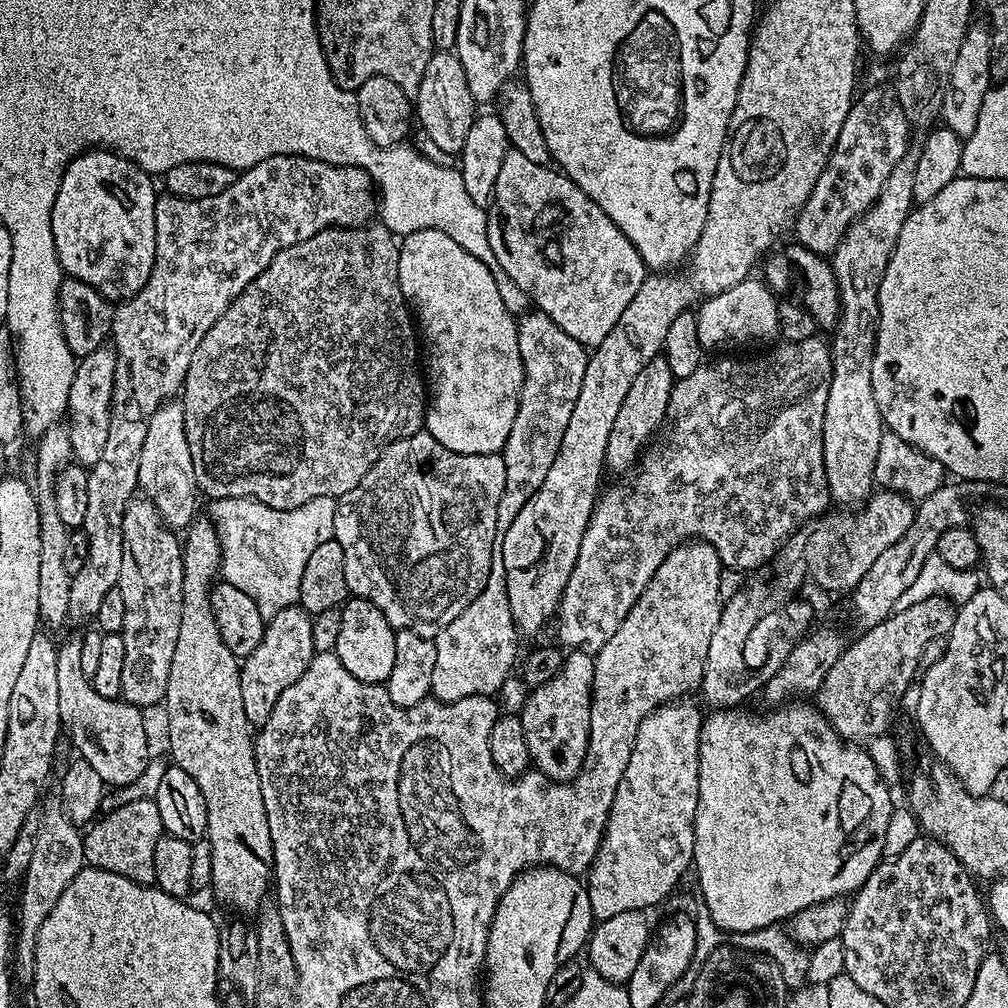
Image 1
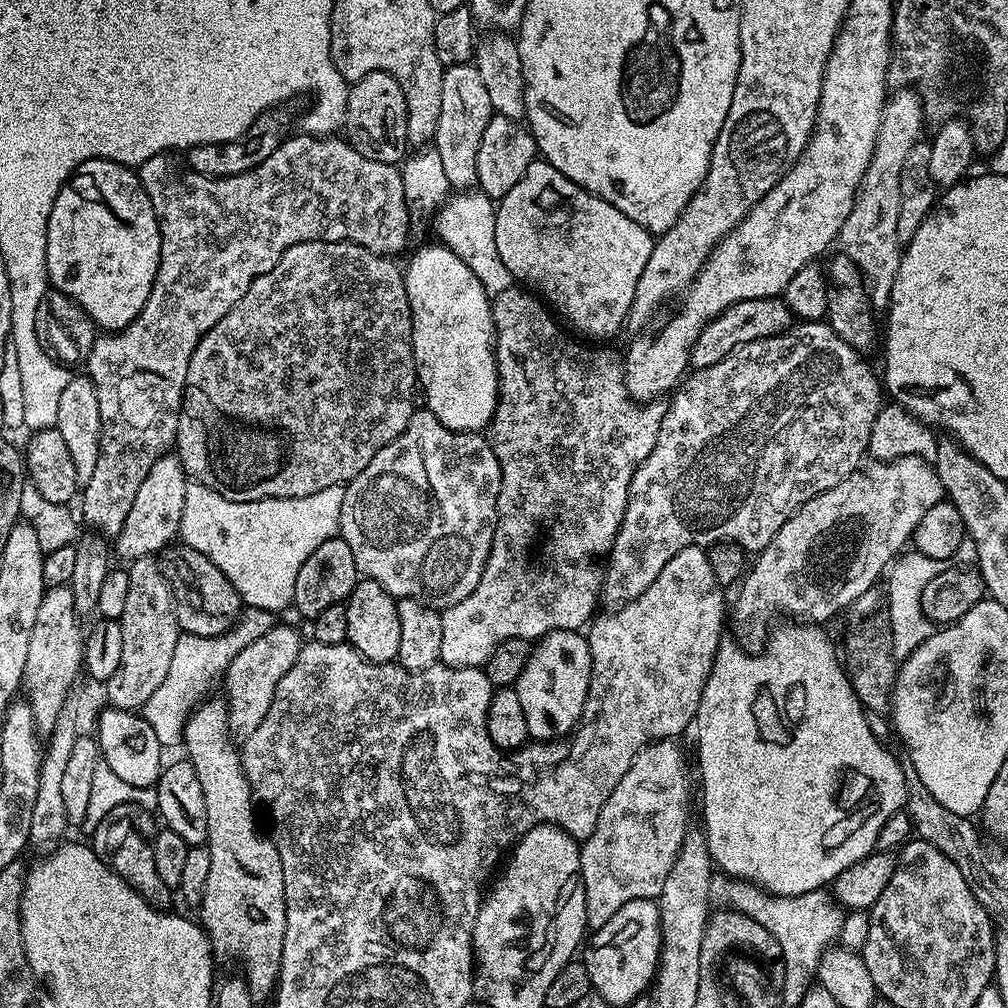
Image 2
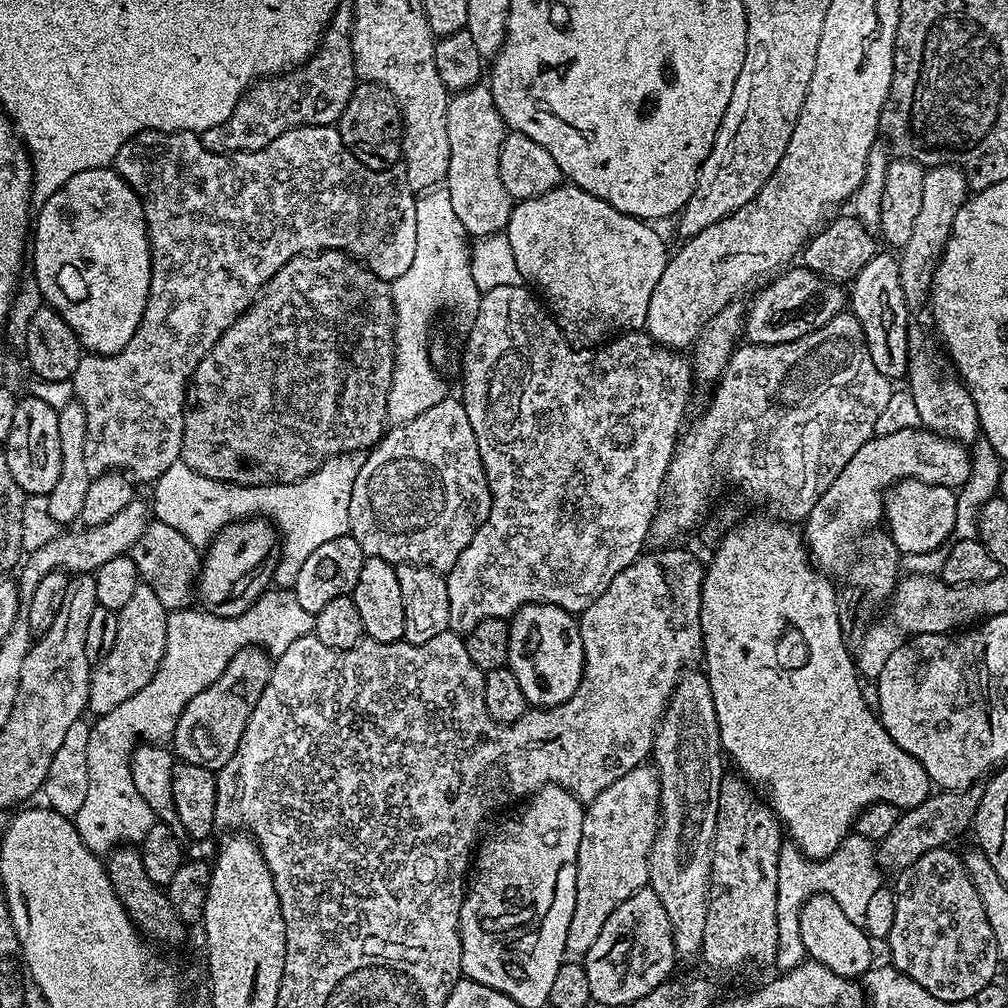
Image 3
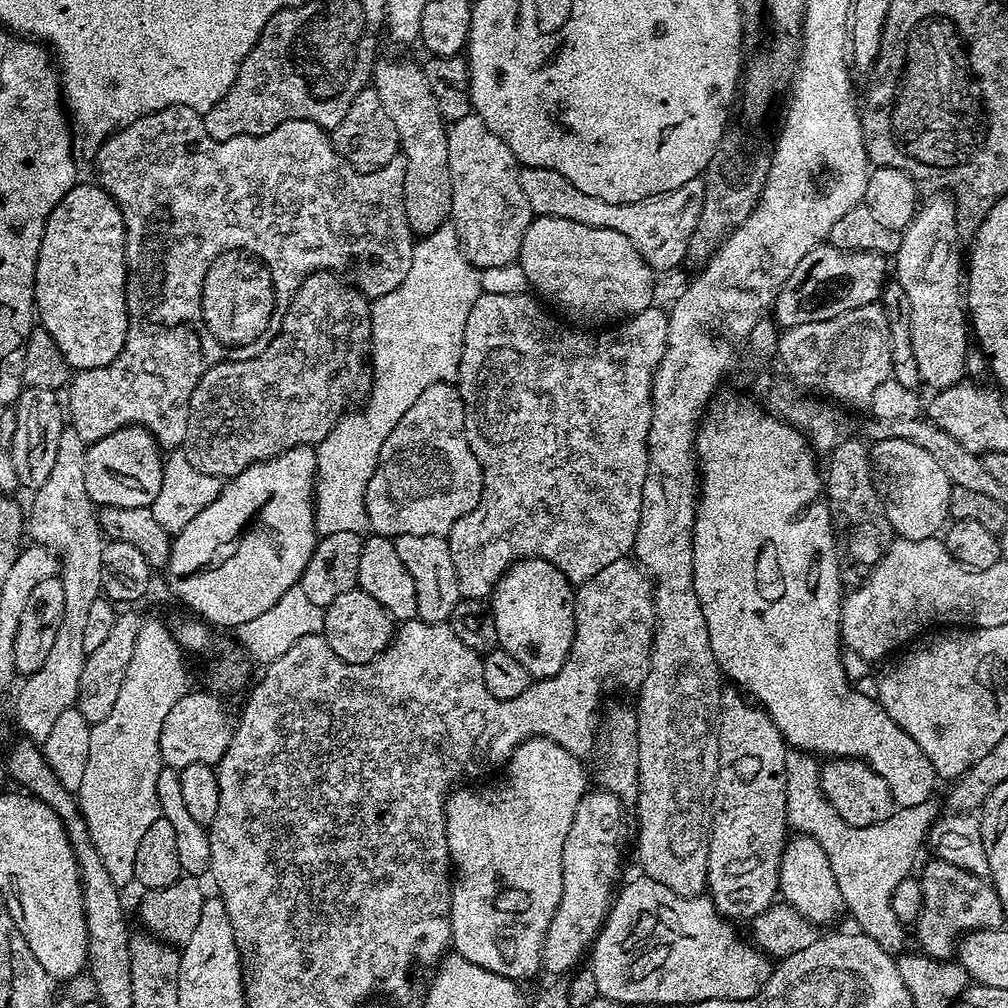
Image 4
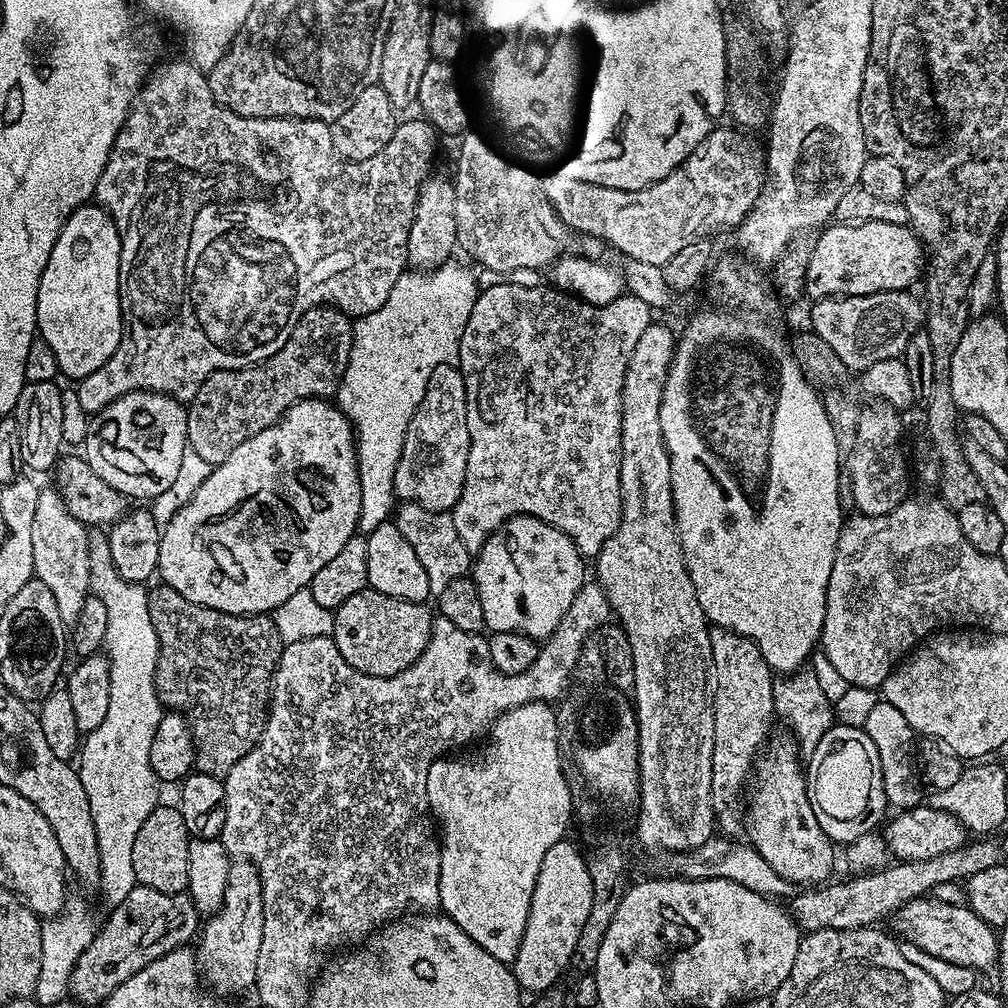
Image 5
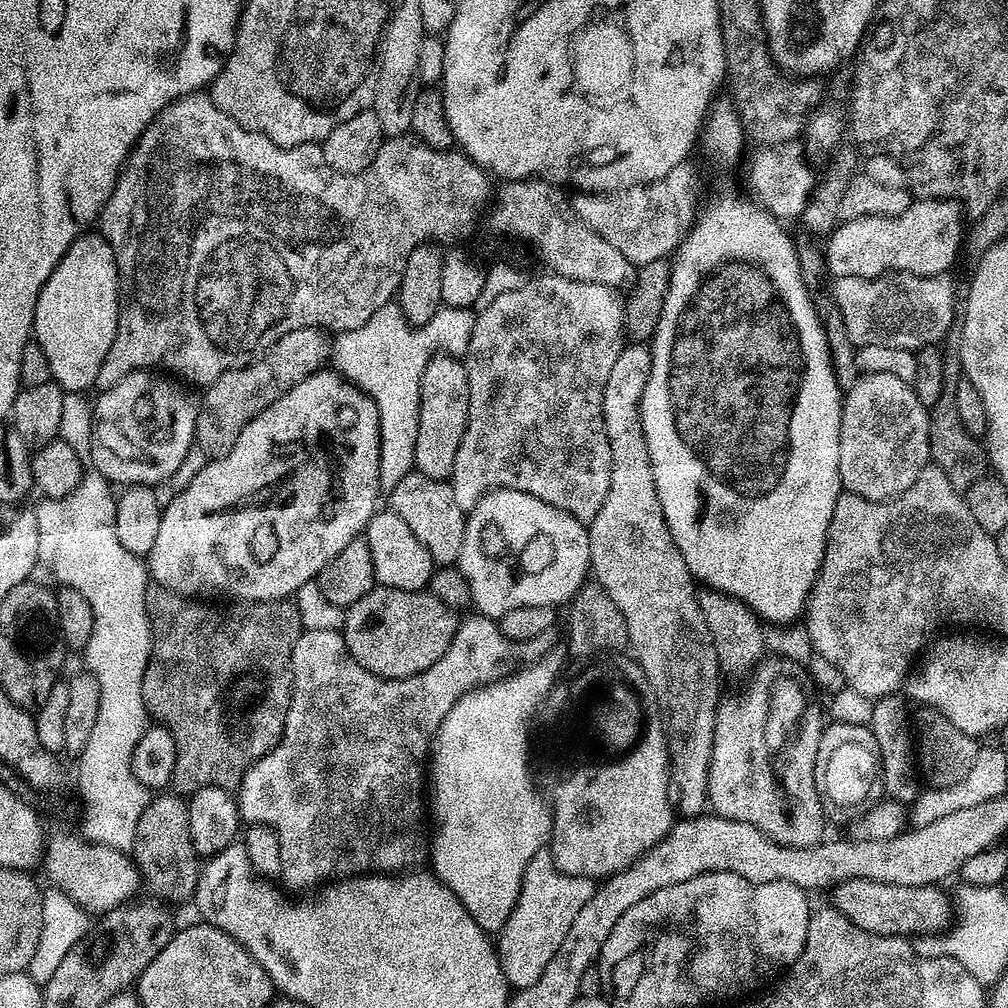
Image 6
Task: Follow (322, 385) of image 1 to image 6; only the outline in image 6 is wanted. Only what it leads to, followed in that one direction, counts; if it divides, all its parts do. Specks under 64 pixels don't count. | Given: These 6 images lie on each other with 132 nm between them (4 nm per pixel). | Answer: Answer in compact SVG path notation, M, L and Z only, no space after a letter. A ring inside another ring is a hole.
M299 328L282 334L282 338L268 345L266 351L257 355L251 364L229 368L203 389L204 397L199 397L195 447L201 448L208 458L230 454L234 442L238 442L249 422L258 418L258 414L262 414L262 410L269 408L275 400L282 398L282 394L298 386L298 382L321 371L329 360L330 340L325 329Z

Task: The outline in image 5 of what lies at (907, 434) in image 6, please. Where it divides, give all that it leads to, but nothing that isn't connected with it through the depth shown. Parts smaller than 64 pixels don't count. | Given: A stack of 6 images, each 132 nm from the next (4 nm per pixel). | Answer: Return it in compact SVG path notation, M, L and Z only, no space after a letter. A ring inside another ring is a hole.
M881 402L872 407L876 408L865 407L861 411L858 438L854 442L854 450L846 456L846 484L852 487L855 511L862 516L890 514L890 510L897 508L910 496L908 456L904 452L896 452L900 448L900 435L904 432L901 413Z

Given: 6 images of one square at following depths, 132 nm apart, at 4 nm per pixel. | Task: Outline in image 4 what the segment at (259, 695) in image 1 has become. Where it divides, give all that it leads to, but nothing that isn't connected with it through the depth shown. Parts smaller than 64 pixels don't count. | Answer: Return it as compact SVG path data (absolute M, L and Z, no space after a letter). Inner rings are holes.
M189 690L174 702L170 714L166 714L160 735L160 758L167 767L179 770L195 764L219 765L232 745L234 716L228 713L227 706L220 701L223 699L215 691L207 691Z

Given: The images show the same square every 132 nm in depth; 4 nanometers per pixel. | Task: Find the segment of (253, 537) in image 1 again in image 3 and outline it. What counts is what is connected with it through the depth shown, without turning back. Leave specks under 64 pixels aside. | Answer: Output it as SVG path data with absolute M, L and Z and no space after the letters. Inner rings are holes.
M345 454L329 456L317 472L312 472L305 480L297 484L227 484L214 478L206 478L198 474L181 458L175 460L161 476L151 485L152 500L150 508L155 519L166 522L166 526L174 526L182 538L191 542L197 550L207 549L212 539L224 529L227 524L235 524L237 520L249 518L267 518L282 537L282 559L277 563L274 580L281 588L291 589L298 578L298 570L302 570L306 558L318 550L330 538L349 535L350 526L350 494L354 490L354 478L358 474L362 460L359 455Z

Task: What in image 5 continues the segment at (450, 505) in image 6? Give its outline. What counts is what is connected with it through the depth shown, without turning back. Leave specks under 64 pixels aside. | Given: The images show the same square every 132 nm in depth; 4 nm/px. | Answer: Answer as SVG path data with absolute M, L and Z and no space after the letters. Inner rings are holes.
M401 503L394 512L394 522L398 530L402 530L406 542L418 554L418 562L426 569L426 578L430 582L433 594L439 594L454 582L454 578L469 575L474 564L473 553L466 550L462 538L458 538L458 530L454 530L454 522L447 512L431 512L417 504Z

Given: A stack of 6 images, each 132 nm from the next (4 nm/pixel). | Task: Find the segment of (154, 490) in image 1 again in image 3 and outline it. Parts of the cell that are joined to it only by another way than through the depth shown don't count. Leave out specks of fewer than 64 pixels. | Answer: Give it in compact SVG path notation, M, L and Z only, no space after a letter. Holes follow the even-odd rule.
M133 498L121 512L114 514L114 518L102 522L96 528L84 528L79 530L80 532L65 531L63 534L59 534L52 541L47 542L46 546L31 552L23 561L22 567L19 569L20 576L18 575L21 601L26 602L32 597L34 586L38 586L38 582L42 582L42 578L46 578L46 574L57 570L79 570L84 574L92 574L102 566L102 562L110 562L110 558L118 558L131 553L134 542L138 542L138 538L142 538L149 523L149 505L145 501L143 504L140 498Z

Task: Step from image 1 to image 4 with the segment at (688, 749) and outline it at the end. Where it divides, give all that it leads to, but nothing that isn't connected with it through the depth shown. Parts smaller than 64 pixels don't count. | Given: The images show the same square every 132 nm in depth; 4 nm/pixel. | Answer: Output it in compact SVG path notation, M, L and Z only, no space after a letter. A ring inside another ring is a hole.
M585 791L578 802L574 822L570 822L570 834L566 834L566 846L562 846L562 898L550 922L550 930L546 930L542 961L545 973L571 973L583 956L585 959L586 953L596 943L596 935L603 928L614 899L616 875L620 872L620 848L616 845L620 832L616 827L620 824L622 805L614 794L595 791Z

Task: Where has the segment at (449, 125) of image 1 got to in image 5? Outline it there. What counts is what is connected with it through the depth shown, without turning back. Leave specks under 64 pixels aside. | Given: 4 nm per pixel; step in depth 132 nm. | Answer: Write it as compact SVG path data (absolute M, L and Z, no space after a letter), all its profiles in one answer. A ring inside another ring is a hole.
M472 131L459 137L456 176L451 177L459 251L473 256L492 272L511 274L514 270L547 269L571 249L568 247L574 239L572 229L564 225L554 206L550 206L542 190L542 179L531 167L507 155L499 156Z

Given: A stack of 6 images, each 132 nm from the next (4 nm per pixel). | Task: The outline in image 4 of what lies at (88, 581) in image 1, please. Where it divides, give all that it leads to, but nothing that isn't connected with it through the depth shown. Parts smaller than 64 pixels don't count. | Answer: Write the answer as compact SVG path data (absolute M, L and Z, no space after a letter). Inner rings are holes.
M170 106L157 112L146 114L126 127L112 133L95 152L96 176L101 188L105 188L114 198L118 210L122 210L124 233L126 234L126 306L128 307L128 333L124 349L106 366L86 368L77 371L67 385L66 416L70 426L78 430L78 438L86 445L114 434L114 430L135 426L152 433L157 444L164 450L176 450L188 439L188 419L190 418L190 398L206 370L221 364L224 360L249 360L266 350L270 342L280 333L286 310L295 298L300 284L312 272L334 272L353 284L362 295L375 298L390 294L402 286L402 278L410 271L414 233L406 218L404 205L404 179L406 166L403 155L398 154L382 170L356 172L345 160L336 155L332 137L314 122L291 120L282 122L274 130L261 136L235 136L229 140L215 140L206 134L206 126L201 113L190 110L190 106Z

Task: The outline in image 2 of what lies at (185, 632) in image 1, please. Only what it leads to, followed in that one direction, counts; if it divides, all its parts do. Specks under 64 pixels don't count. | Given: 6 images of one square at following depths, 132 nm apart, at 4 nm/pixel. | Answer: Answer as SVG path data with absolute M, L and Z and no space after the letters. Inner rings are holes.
M205 698L192 709L184 727L182 745L183 751L188 751L185 752L186 759L194 766L198 782L202 782L202 794L206 798L206 843L210 850L210 874L206 878L206 894L202 894L202 902L198 906L198 920L204 933L208 935L208 941L212 943L213 953L217 957L229 956L240 963L239 971L248 984L248 989L252 991L253 1001L260 1002L273 995L282 966L288 921L282 862L275 843L265 833L264 837L256 825L256 812L252 809L254 797L244 773L242 752L232 733L228 731L227 699L212 699Z

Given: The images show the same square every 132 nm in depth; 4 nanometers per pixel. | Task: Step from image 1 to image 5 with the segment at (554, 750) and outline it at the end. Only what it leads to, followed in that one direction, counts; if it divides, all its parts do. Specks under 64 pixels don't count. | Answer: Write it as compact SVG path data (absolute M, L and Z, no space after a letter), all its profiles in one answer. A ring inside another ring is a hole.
M512 516L486 538L474 556L485 629L489 633L520 632L537 642L547 640L586 582L584 564L578 546L562 530L533 516Z

